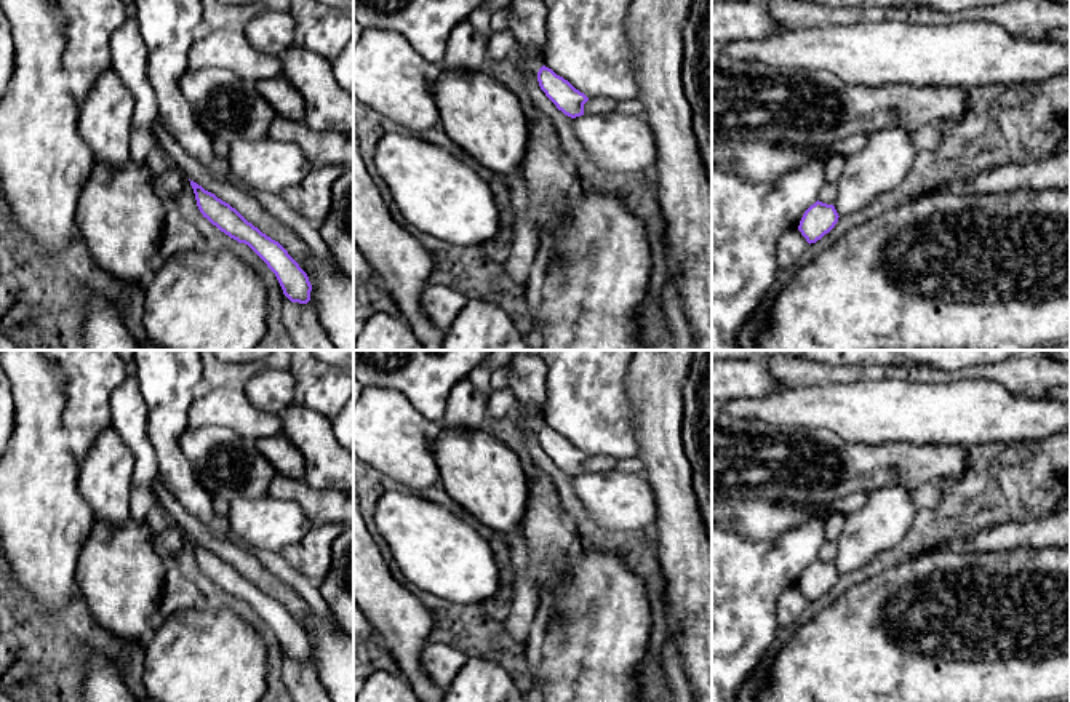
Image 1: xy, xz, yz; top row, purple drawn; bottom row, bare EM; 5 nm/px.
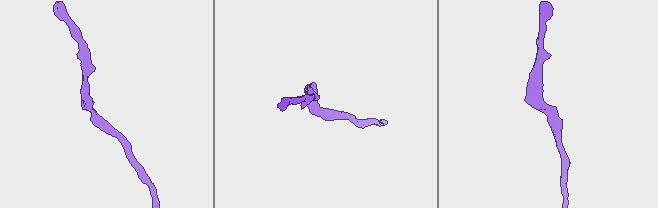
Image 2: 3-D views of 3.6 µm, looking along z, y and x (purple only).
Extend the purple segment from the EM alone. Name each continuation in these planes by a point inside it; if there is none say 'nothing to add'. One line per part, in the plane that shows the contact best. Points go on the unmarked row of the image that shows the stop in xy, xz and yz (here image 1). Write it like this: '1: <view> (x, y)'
nothing to add

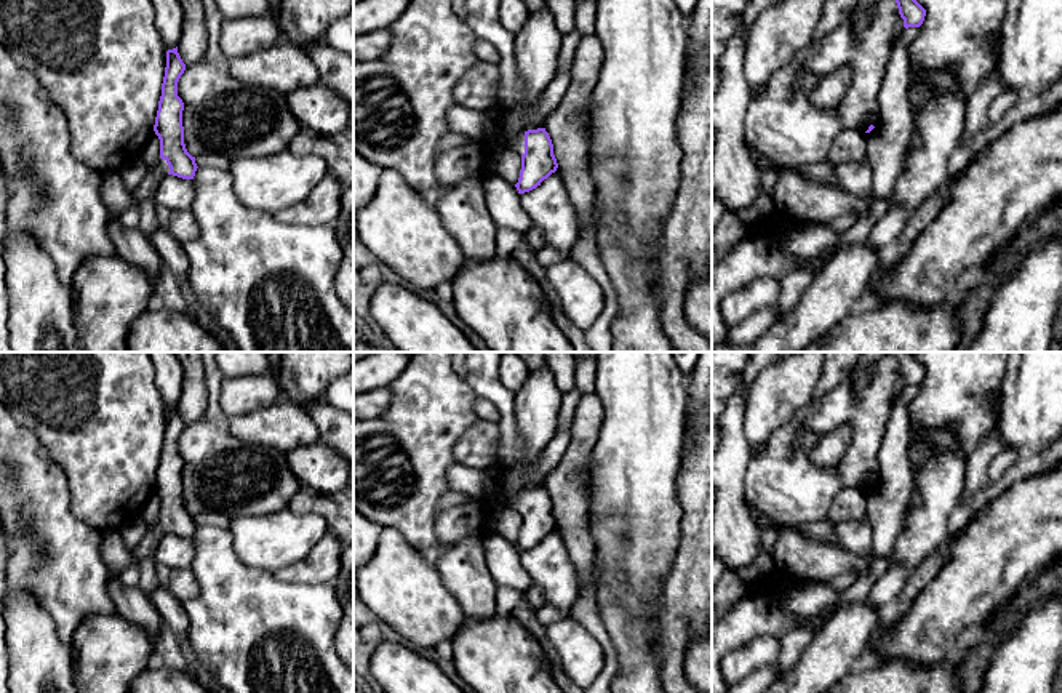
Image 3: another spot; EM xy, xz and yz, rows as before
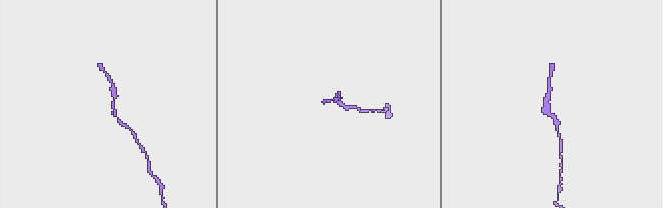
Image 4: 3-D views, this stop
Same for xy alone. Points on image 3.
1: xy (147, 546)

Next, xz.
1: xz (517, 503)

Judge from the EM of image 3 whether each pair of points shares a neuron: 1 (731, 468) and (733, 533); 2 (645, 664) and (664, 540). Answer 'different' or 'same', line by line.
1: same
2: same

